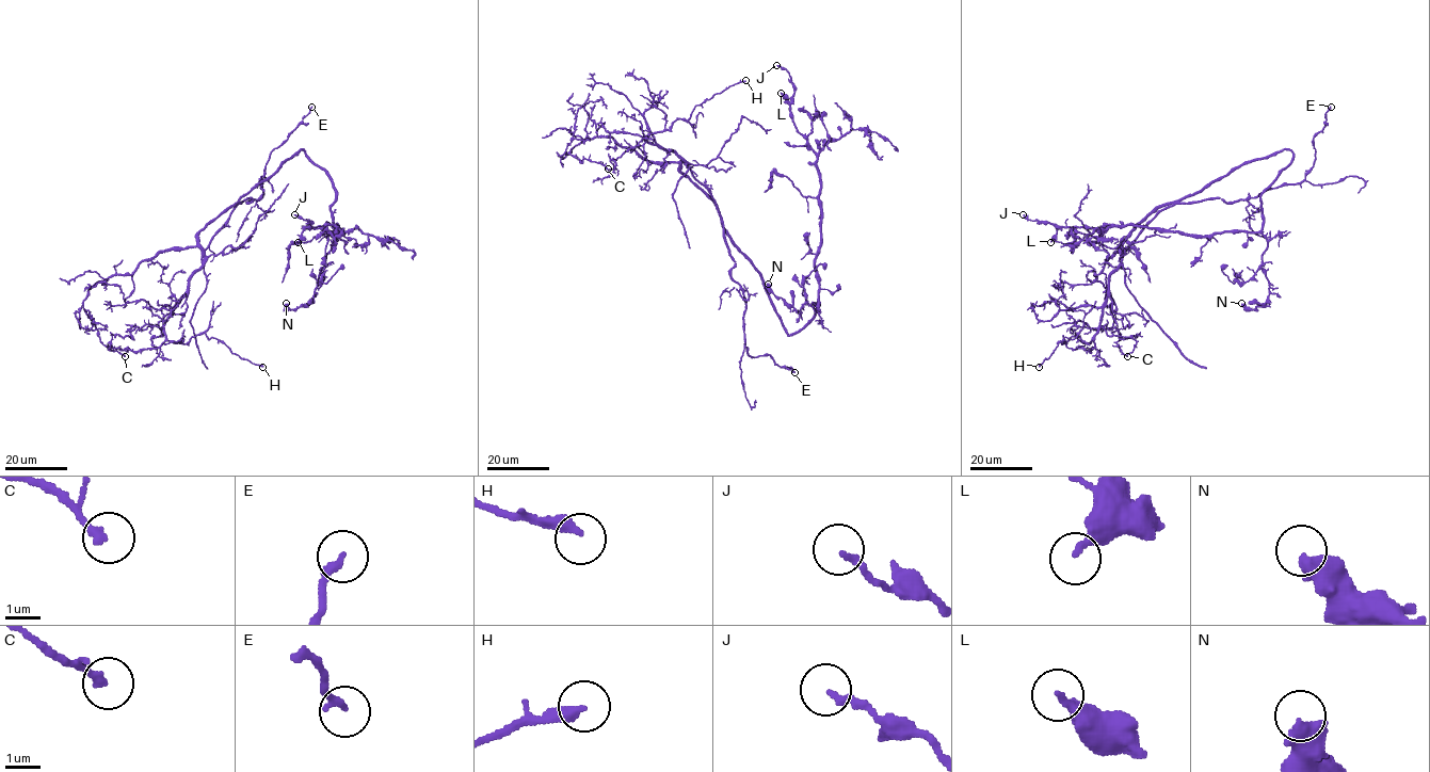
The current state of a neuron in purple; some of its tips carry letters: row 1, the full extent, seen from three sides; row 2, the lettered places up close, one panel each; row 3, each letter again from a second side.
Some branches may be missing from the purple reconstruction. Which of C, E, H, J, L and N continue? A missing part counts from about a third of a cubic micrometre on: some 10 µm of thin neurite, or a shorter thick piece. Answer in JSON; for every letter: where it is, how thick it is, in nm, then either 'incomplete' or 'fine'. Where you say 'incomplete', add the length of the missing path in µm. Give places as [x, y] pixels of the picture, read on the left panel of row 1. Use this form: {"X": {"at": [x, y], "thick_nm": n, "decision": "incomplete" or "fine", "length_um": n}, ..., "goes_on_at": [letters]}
{"C": {"at": [125, 356], "thick_nm": 200, "decision": "fine"}, "E": {"at": [311, 107], "thick_nm": 200, "decision": "fine"}, "H": {"at": [262, 367], "thick_nm": 320, "decision": "fine"}, "J": {"at": [294, 214], "thick_nm": 190, "decision": "fine"}, "L": {"at": [298, 242], "thick_nm": 240, "decision": "fine"}, "N": {"at": [286, 303], "thick_nm": 500, "decision": "fine"}, "goes_on_at": []}

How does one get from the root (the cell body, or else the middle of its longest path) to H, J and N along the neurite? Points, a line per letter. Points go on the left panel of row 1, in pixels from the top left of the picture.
H: (282, 164), (235, 206), (164, 326), (169, 340), (186, 343), (204, 333), (241, 358), (262, 367)
J: (282, 164), (302, 149), (325, 172), (338, 235), (336, 225), (308, 227), (294, 214)
N: (282, 164), (302, 149), (325, 172), (335, 192), (331, 212), (336, 238), (314, 300), (291, 309), (286, 303)

